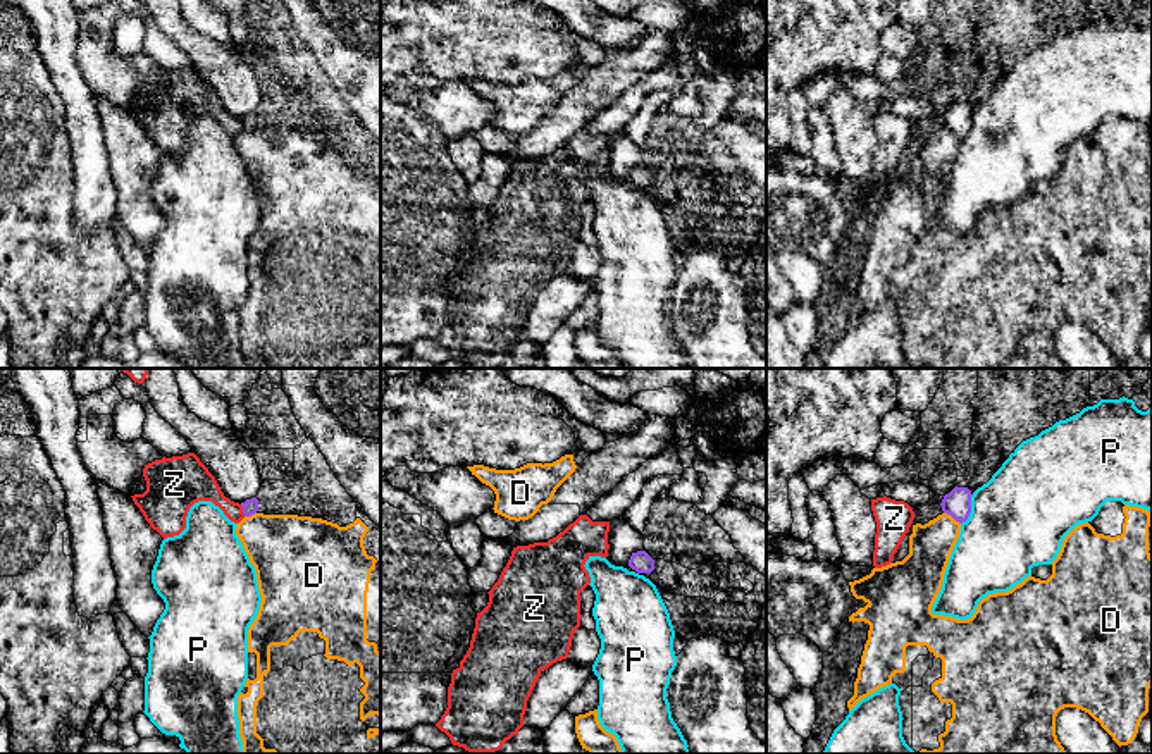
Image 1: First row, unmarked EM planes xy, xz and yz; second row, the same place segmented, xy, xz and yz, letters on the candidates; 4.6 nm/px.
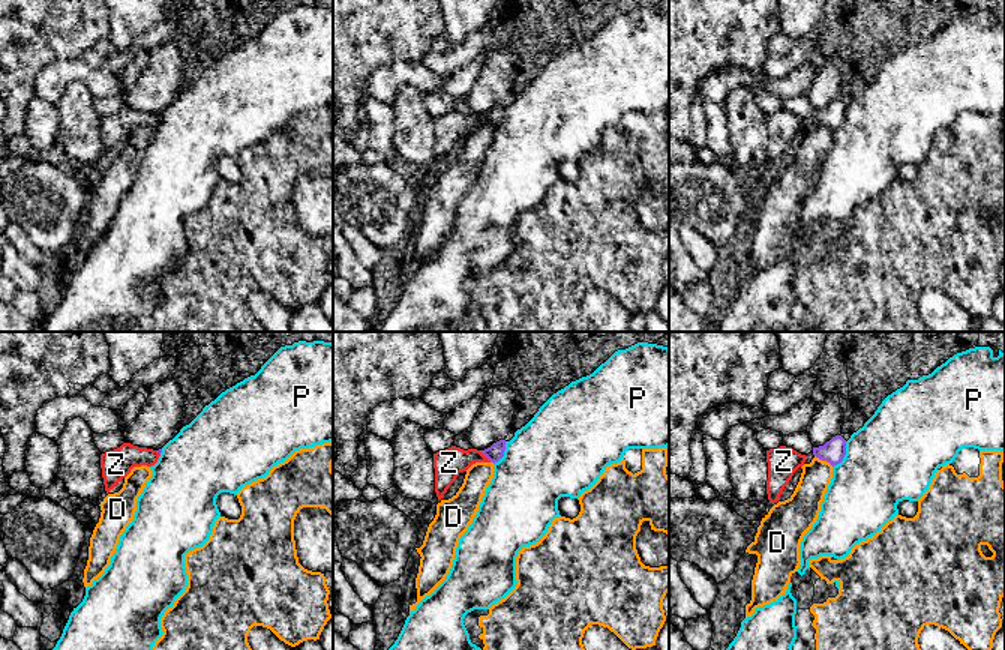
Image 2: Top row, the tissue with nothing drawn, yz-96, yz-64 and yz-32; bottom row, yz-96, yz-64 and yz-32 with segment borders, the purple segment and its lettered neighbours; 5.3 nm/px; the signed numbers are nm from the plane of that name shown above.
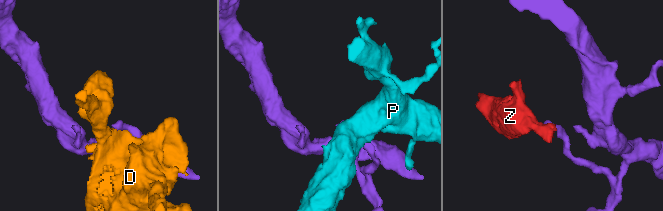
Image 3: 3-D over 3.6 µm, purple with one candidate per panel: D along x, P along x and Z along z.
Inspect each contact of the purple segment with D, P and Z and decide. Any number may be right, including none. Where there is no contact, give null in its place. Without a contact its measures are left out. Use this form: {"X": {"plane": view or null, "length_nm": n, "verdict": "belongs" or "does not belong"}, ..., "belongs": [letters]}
{"D": {"plane": "yz", "length_nm": 100, "verdict": "does not belong"}, "P": {"plane": "yz", "length_nm": 160, "verdict": "does not belong"}, "Z": {"plane": "xy", "length_nm": 60, "verdict": "does not belong"}, "belongs": []}

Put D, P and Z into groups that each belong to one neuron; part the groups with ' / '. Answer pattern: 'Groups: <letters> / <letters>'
Groups: D / P / Z

